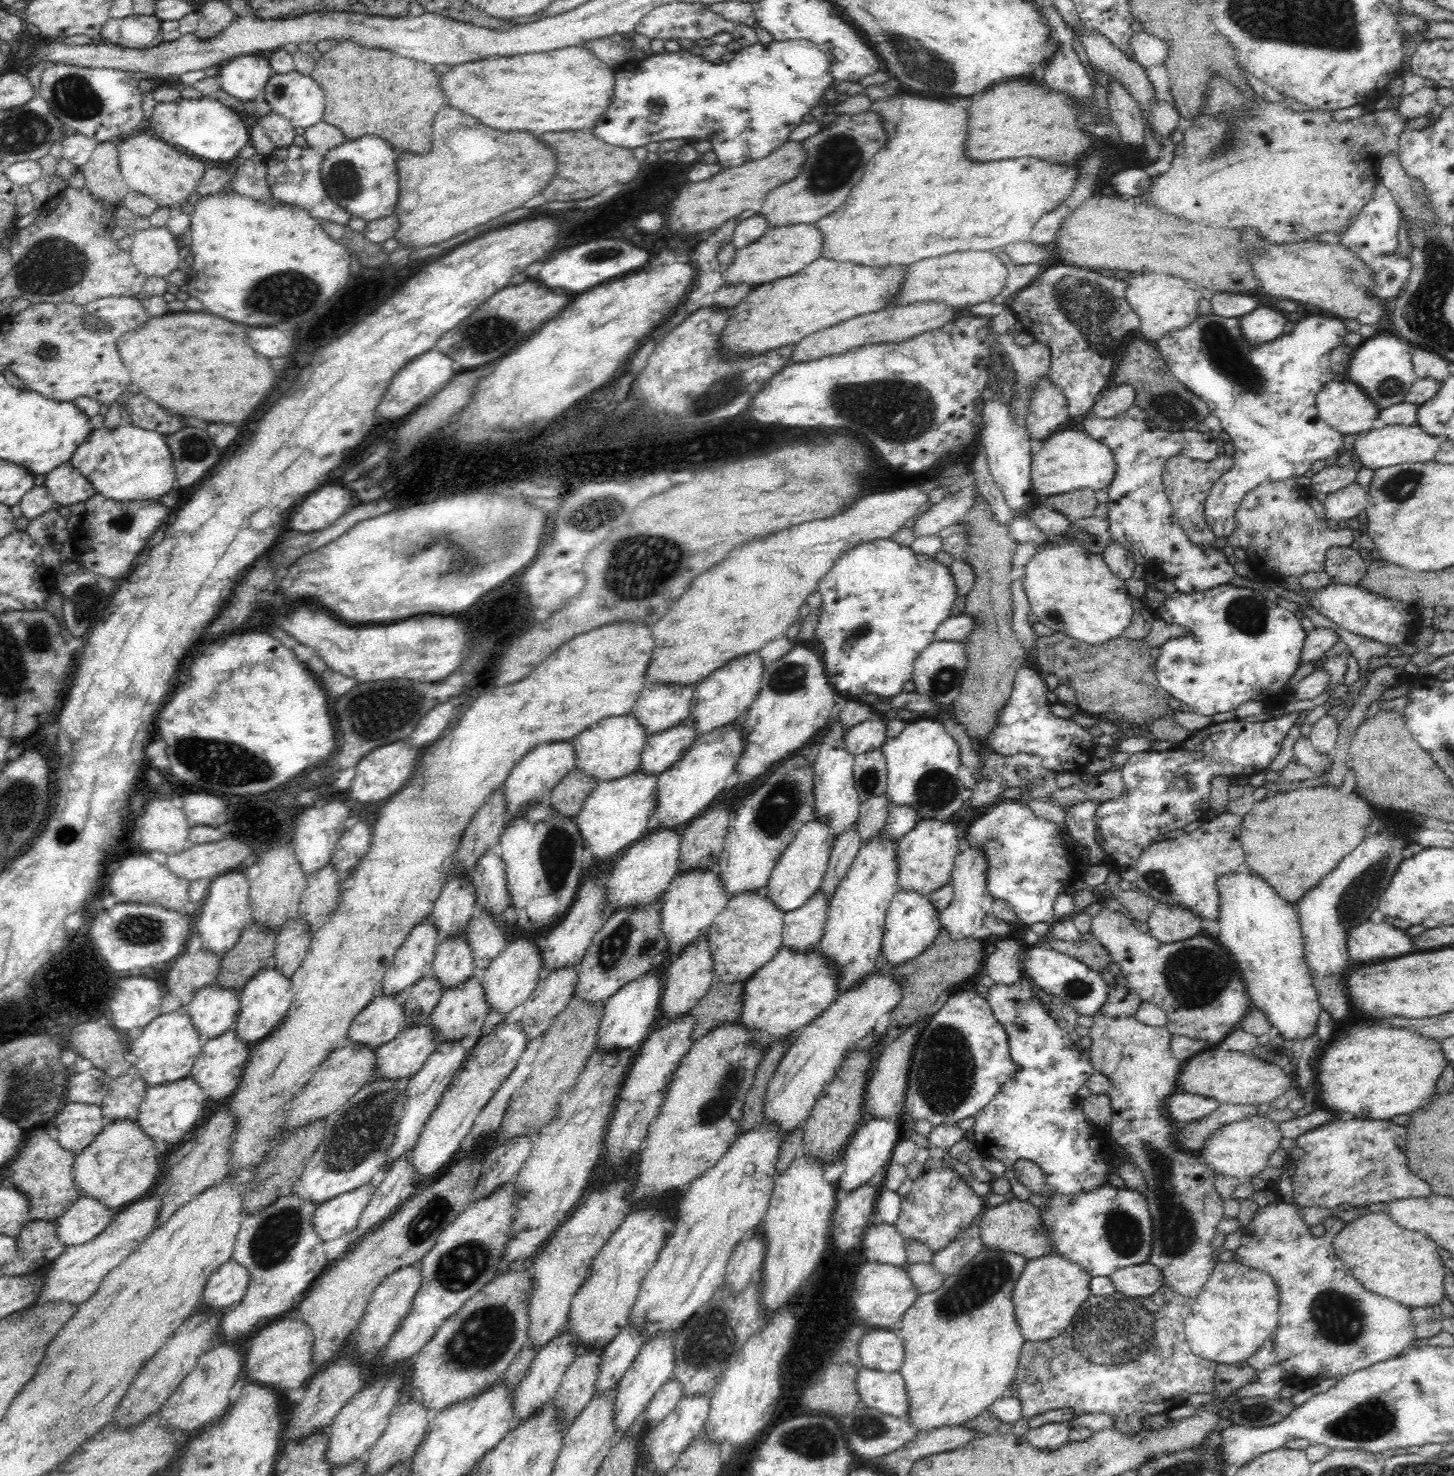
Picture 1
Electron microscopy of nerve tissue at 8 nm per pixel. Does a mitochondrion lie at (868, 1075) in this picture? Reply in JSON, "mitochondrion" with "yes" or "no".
{"mitochondrion":"no"}

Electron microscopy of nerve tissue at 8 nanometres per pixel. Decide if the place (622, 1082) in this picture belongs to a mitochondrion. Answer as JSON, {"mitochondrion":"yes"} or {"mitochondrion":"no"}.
{"mitochondrion":"no"}

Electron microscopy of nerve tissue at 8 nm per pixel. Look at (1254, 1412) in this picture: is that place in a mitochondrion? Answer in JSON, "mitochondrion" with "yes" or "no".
{"mitochondrion":"yes"}

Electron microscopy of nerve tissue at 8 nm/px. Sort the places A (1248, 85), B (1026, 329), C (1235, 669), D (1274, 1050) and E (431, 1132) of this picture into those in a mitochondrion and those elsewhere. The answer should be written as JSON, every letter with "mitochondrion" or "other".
{"A":"other","B":"other","C":"other","D":"mitochondrion","E":"other"}

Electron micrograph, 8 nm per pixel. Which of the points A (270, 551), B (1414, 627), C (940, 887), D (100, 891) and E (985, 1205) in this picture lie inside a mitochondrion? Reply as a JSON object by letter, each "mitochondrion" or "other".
{"A":"other","B":"other","C":"other","D":"other","E":"other"}

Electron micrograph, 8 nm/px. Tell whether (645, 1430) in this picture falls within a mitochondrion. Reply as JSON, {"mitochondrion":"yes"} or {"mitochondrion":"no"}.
{"mitochondrion":"no"}

